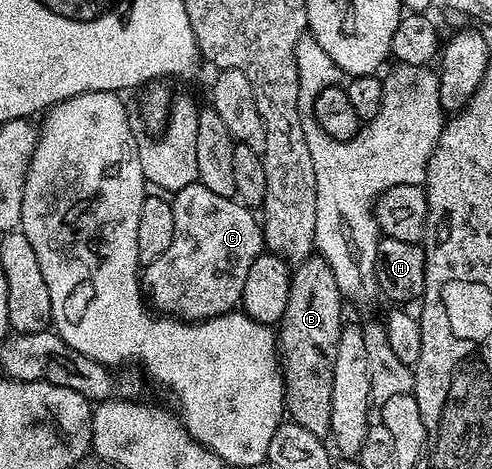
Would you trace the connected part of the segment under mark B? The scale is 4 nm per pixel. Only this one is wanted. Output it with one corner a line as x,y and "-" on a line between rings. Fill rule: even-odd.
312,256
292,271
289,302
285,308
285,316
277,326
286,413
290,421
322,438
328,437
331,430
334,361
337,360
340,332
345,325
343,306
345,307
345,300
340,289
337,288
336,277
333,276
332,270
323,258

